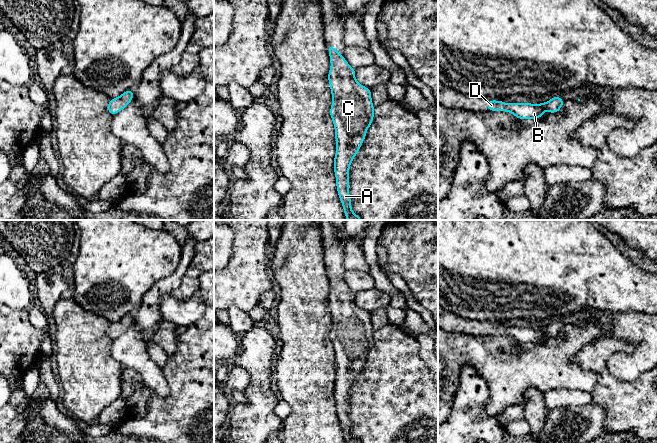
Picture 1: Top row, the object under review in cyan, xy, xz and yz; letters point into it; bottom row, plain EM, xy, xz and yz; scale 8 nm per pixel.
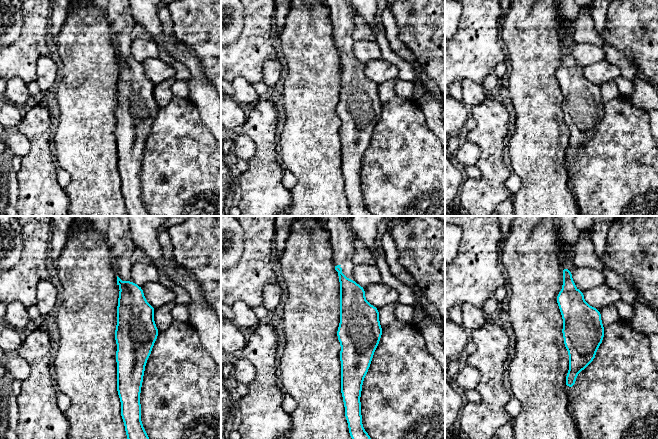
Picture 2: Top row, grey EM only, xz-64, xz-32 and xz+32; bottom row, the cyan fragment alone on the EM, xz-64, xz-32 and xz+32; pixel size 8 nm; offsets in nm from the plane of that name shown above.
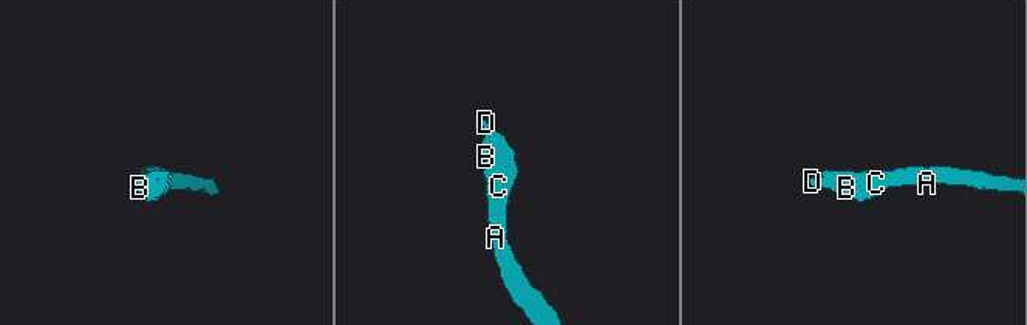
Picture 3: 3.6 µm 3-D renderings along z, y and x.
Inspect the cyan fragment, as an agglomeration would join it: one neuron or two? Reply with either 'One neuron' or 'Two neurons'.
One neuron

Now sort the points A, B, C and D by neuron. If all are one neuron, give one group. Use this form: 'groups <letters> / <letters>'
groups A B C D

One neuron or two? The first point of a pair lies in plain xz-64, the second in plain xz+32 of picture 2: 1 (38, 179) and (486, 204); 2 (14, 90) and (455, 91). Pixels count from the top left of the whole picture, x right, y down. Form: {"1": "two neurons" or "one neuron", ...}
{"1": "one neuron", "2": "two neurons"}

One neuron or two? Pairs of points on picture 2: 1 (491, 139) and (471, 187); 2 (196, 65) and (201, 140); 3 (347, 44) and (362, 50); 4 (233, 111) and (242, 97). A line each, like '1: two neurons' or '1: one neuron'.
1: one neuron
2: two neurons
3: two neurons
4: two neurons

